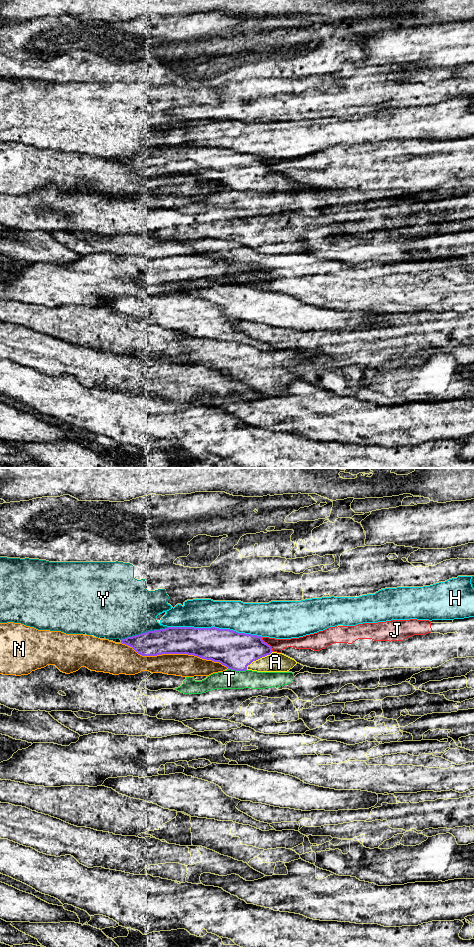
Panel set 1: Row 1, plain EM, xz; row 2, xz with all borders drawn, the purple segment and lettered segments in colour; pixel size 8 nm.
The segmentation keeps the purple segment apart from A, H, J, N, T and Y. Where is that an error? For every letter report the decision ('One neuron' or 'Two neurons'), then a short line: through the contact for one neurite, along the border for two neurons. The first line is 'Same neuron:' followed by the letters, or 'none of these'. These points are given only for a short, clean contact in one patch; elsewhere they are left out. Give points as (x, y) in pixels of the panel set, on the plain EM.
Same neuron: A
A: One neuron
H: Two neurons
J: Two neurons
N: Two neurons
T: Two neurons
Y: Two neurons

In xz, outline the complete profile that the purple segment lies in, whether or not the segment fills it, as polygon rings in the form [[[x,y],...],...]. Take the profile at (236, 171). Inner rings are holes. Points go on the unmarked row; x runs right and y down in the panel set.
[[[168,147],[121,159],[121,163],[132,167],[142,176],[188,174],[219,182],[235,191],[287,192],[297,184],[294,179],[282,173],[273,172],[271,166],[262,160],[262,156],[215,147]]]

